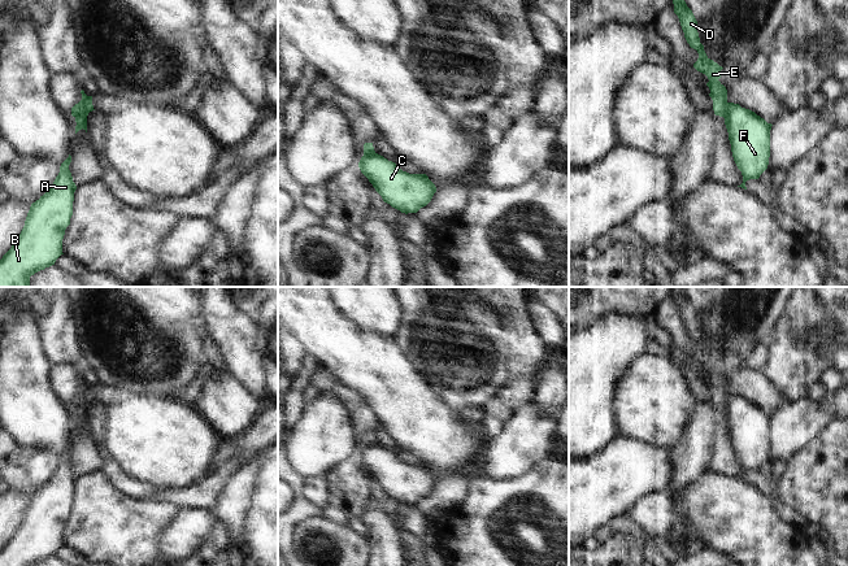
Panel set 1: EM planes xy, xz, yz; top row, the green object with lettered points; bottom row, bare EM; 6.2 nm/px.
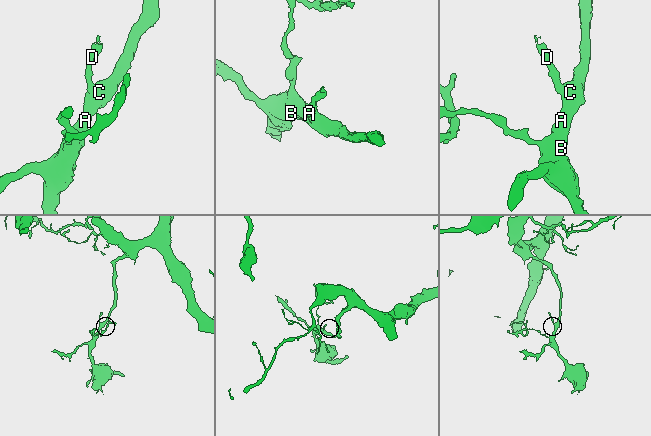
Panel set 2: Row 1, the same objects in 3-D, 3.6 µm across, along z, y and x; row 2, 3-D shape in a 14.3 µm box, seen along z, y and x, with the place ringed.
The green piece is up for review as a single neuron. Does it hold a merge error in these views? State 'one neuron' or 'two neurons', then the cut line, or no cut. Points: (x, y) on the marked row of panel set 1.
two neurons | xy (87, 96), (85, 99), (85, 110), (75, 118)

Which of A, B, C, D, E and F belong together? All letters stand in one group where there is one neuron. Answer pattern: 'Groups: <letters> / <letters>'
Groups: A B C F / D E.

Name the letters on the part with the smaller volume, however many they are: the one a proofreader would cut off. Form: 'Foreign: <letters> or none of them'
Foreign: D, E

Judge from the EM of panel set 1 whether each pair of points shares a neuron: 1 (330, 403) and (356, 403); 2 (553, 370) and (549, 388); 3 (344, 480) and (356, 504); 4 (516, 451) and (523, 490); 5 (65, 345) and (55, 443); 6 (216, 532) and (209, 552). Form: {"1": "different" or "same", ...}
{"1": "different", "2": "same", "3": "same", "4": "different", "5": "different", "6": "same"}

